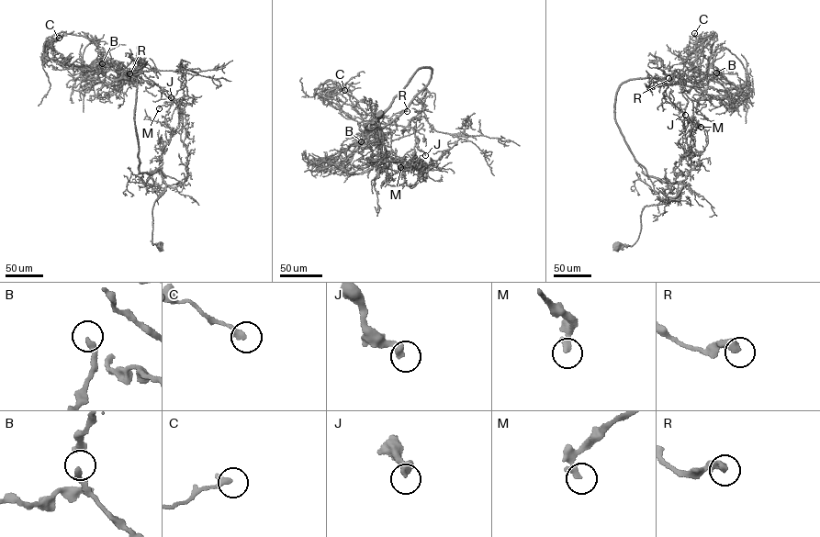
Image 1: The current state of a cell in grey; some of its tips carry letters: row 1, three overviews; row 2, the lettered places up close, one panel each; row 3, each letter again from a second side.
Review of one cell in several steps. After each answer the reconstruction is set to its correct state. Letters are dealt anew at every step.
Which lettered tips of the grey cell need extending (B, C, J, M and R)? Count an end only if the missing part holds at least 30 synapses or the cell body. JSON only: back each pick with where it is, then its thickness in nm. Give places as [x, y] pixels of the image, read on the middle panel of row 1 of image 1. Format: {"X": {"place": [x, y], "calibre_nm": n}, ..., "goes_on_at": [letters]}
{"J": {"place": [425, 155], "calibre_nm": 420}, "goes_on_at": ["J"]}

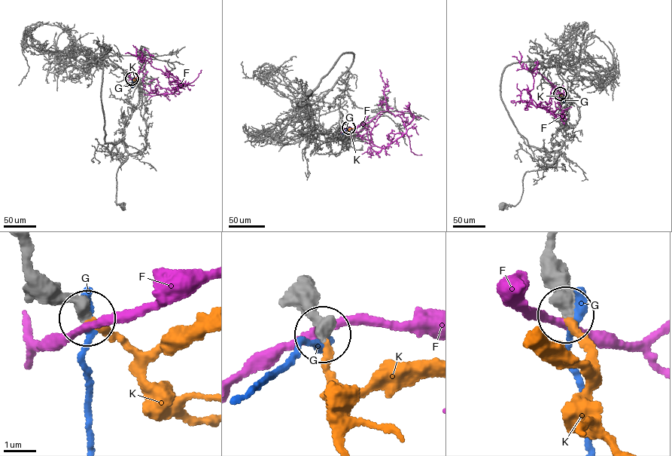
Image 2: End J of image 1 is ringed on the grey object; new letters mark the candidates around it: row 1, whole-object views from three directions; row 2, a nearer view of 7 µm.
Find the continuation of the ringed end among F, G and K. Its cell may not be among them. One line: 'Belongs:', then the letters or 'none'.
Belongs: K

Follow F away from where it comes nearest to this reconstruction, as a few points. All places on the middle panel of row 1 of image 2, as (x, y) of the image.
F: (348, 127), (354, 131), (387, 107), (401, 117), (406, 131), (378, 153), (371, 148), (367, 127)

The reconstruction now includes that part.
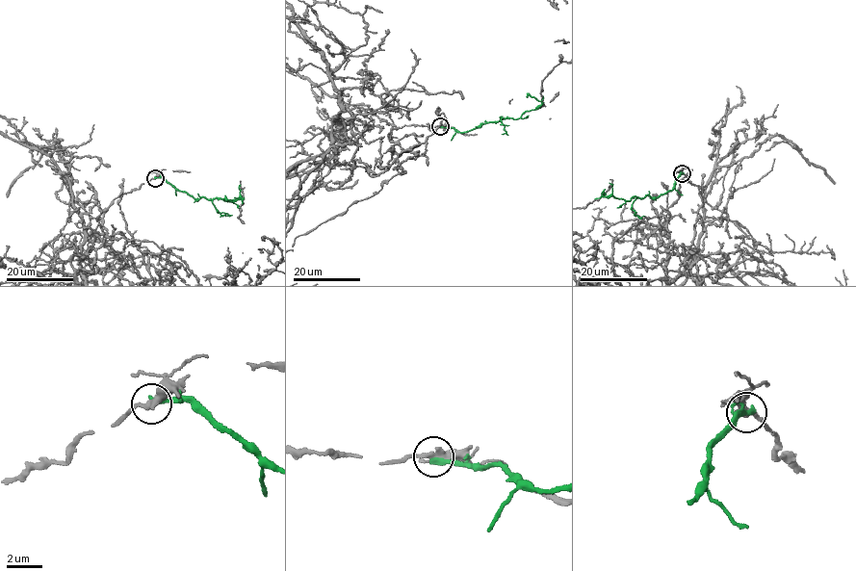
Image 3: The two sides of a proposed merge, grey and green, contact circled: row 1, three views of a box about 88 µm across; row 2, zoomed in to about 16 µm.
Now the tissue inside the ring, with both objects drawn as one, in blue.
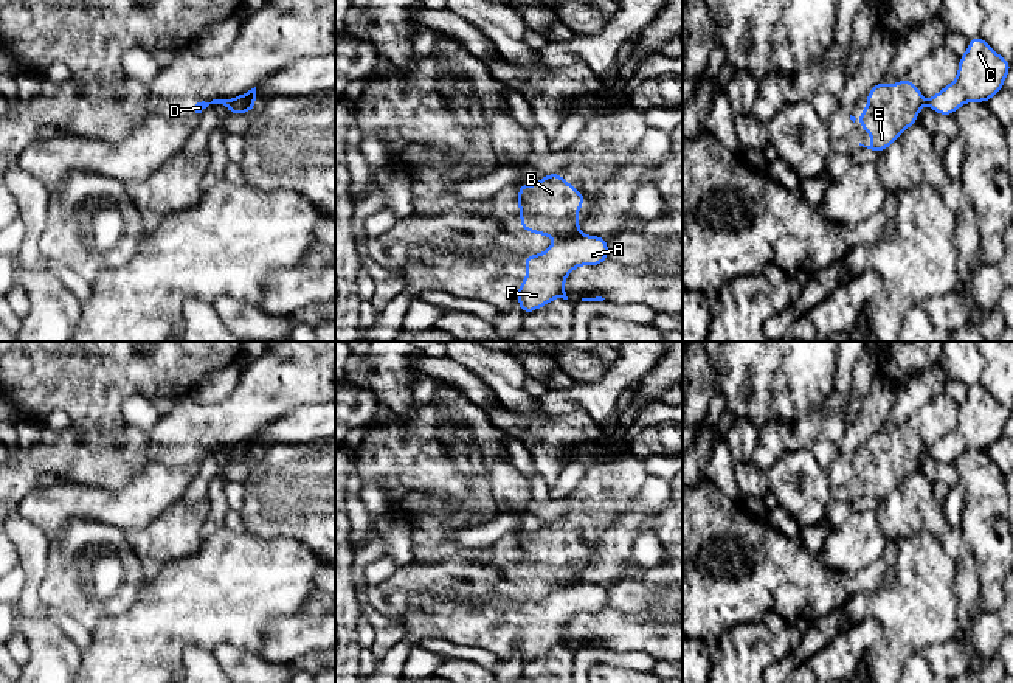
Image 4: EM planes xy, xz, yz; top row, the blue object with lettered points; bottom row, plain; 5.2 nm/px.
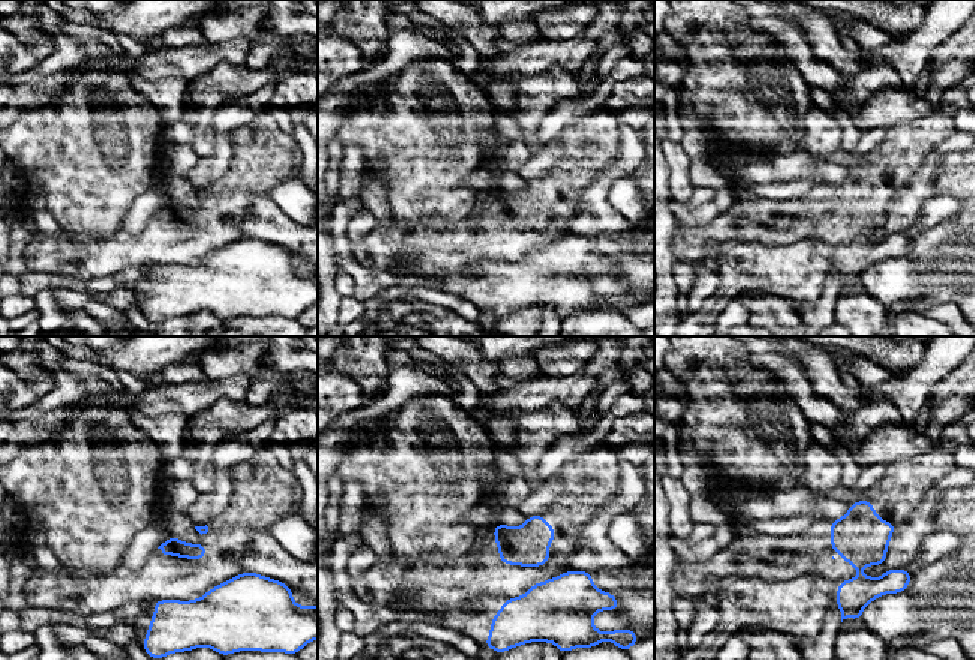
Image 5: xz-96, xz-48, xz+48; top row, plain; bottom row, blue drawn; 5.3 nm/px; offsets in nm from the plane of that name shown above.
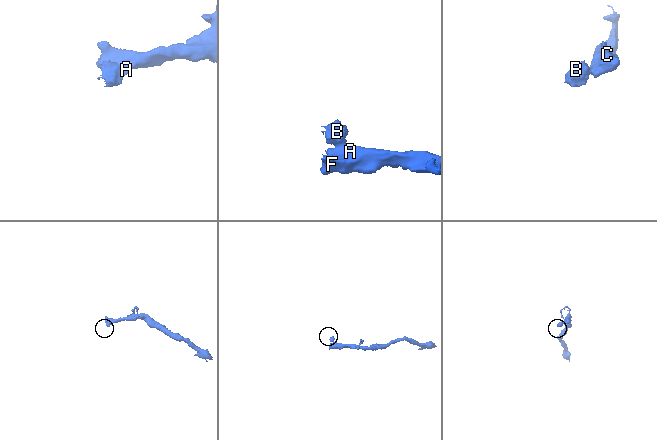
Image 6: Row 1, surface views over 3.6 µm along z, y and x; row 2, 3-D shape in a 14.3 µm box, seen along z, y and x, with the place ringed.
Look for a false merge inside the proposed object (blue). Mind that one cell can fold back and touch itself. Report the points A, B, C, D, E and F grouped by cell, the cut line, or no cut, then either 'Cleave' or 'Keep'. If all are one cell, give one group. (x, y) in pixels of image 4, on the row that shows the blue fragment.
Groups: A C F / B D E. Split along xz (577, 232), (560, 238). Cleave

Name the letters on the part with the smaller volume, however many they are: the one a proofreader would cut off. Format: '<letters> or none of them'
B, D, E

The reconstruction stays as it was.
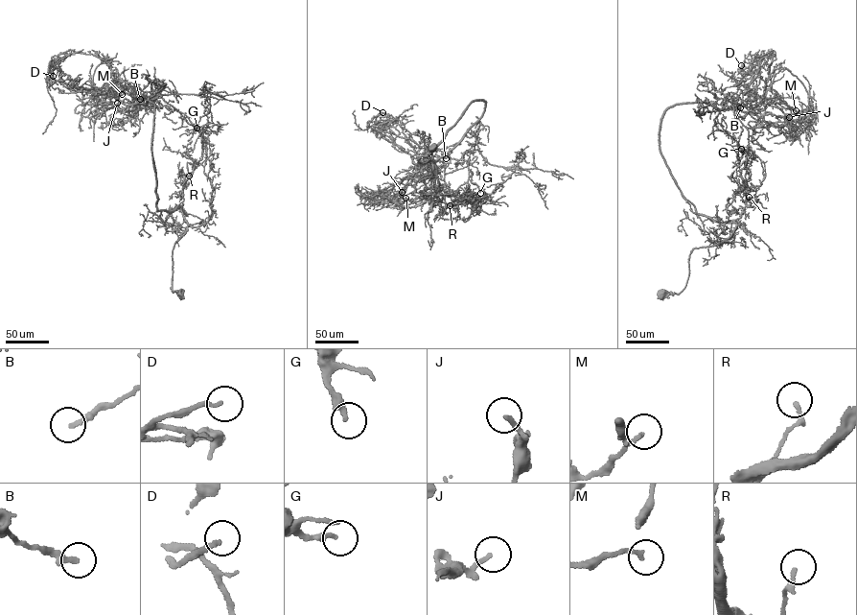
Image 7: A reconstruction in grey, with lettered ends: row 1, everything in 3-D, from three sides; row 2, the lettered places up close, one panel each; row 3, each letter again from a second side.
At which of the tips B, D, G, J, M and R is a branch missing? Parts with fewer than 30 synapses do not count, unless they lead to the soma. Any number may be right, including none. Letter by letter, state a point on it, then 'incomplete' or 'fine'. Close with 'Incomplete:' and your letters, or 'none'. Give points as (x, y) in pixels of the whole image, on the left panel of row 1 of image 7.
B: (140, 99) | fine
D: (53, 76) | fine
G: (196, 128) | incomplete
J: (117, 103) | fine
M: (122, 94) | fine
R: (189, 176) | fine
Incomplete: G

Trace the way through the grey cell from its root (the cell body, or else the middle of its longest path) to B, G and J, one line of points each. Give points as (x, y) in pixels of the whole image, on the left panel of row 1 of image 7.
B: (181, 294), (172, 288), (173, 249), (188, 224), (211, 216), (212, 160), (195, 123), (159, 95), (140, 99)
G: (181, 294), (172, 288), (173, 249), (188, 224), (211, 216), (212, 160), (199, 128), (170, 105), (196, 128)
J: (181, 294), (173, 249), (211, 216), (212, 160), (199, 128), (159, 95), (126, 105), (115, 90), (117, 103)

